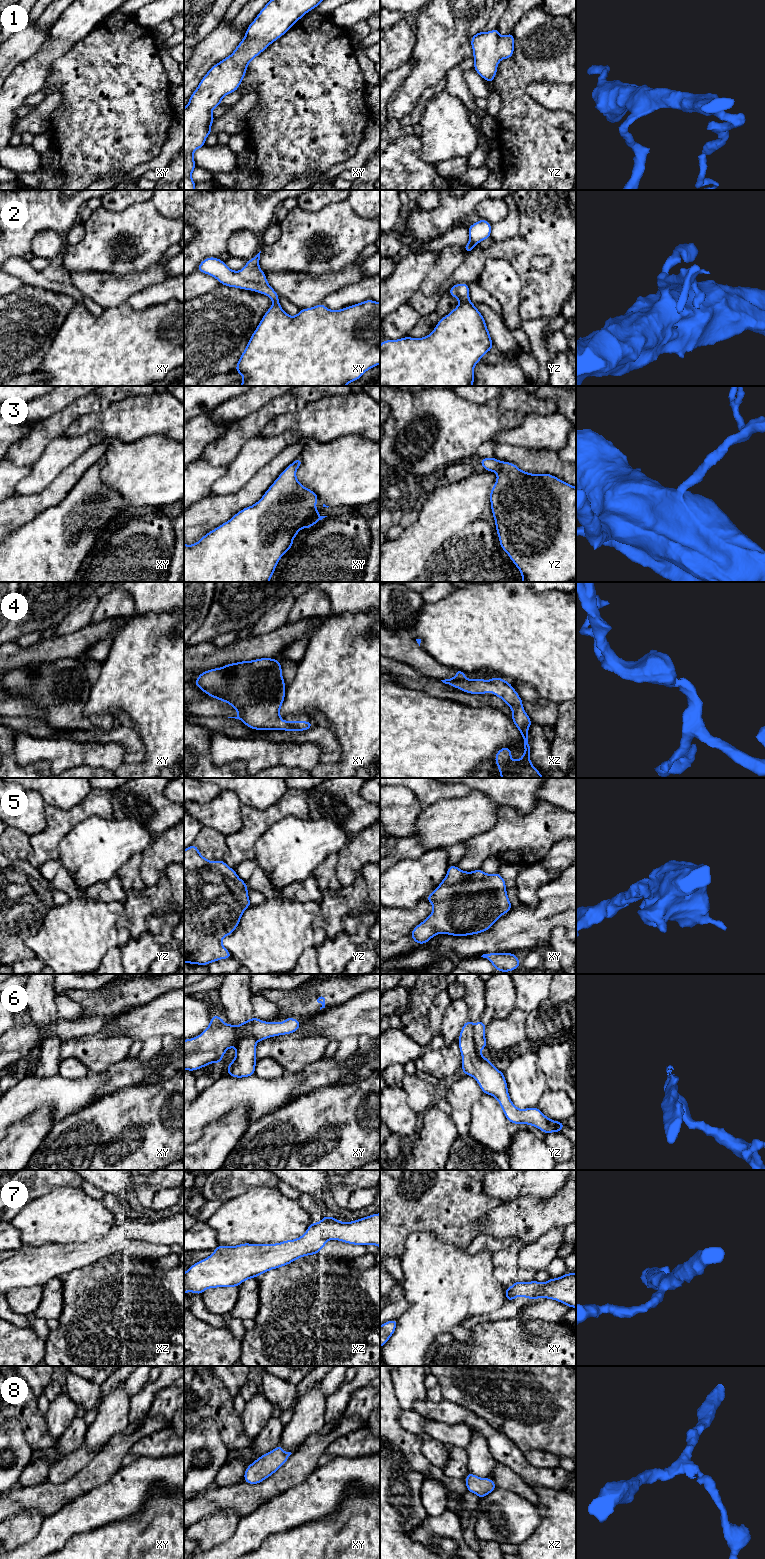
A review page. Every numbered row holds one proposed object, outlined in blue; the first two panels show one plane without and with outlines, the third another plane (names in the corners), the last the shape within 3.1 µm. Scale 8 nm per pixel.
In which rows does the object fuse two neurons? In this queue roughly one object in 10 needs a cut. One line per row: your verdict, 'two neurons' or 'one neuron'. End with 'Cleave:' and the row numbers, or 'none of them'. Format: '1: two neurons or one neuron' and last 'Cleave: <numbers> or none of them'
1: one neuron
2: one neuron
3: one neuron
4: one neuron
5: one neuron
6: two neurons
7: one neuron
8: one neuron
Cleave: 6

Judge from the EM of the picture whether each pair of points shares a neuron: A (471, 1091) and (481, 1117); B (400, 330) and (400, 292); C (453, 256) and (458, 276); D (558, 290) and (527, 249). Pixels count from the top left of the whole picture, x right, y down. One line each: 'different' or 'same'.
A: different
B: different
C: different
D: same

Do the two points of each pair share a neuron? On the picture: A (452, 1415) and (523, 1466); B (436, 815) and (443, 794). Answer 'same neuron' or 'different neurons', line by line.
A: same neuron
B: different neurons

